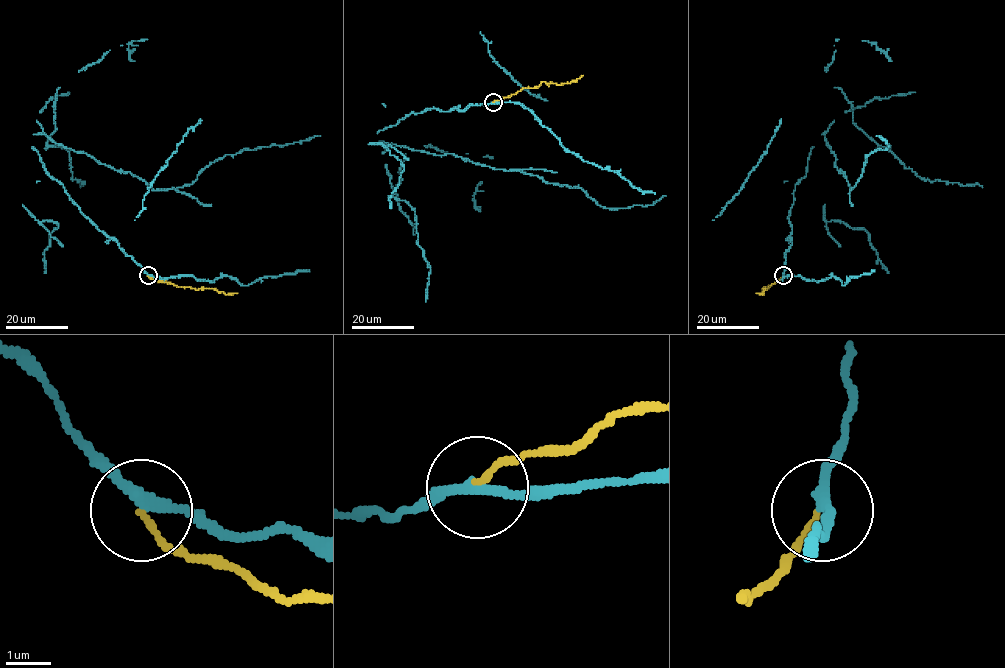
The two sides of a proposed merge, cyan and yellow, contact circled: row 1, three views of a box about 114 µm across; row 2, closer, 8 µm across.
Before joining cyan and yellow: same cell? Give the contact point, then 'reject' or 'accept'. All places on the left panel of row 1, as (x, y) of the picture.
place (148, 275); reject

